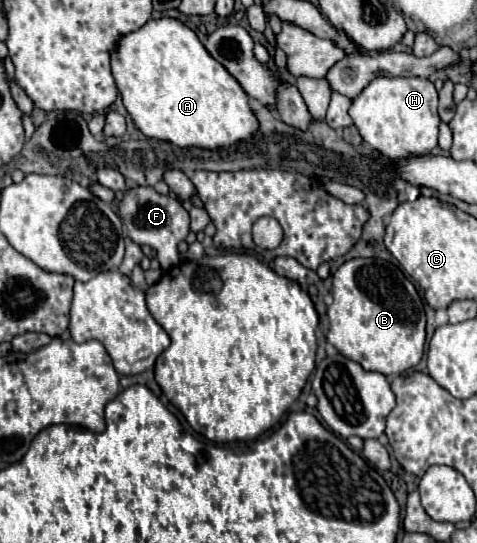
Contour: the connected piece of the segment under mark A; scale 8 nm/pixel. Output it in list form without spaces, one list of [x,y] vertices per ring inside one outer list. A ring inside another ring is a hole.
[[[151,19],[141,31],[121,37],[111,71],[127,113],[139,131],[151,139],[219,151],[247,141],[259,131],[249,95],[207,53],[197,35],[177,19]]]

